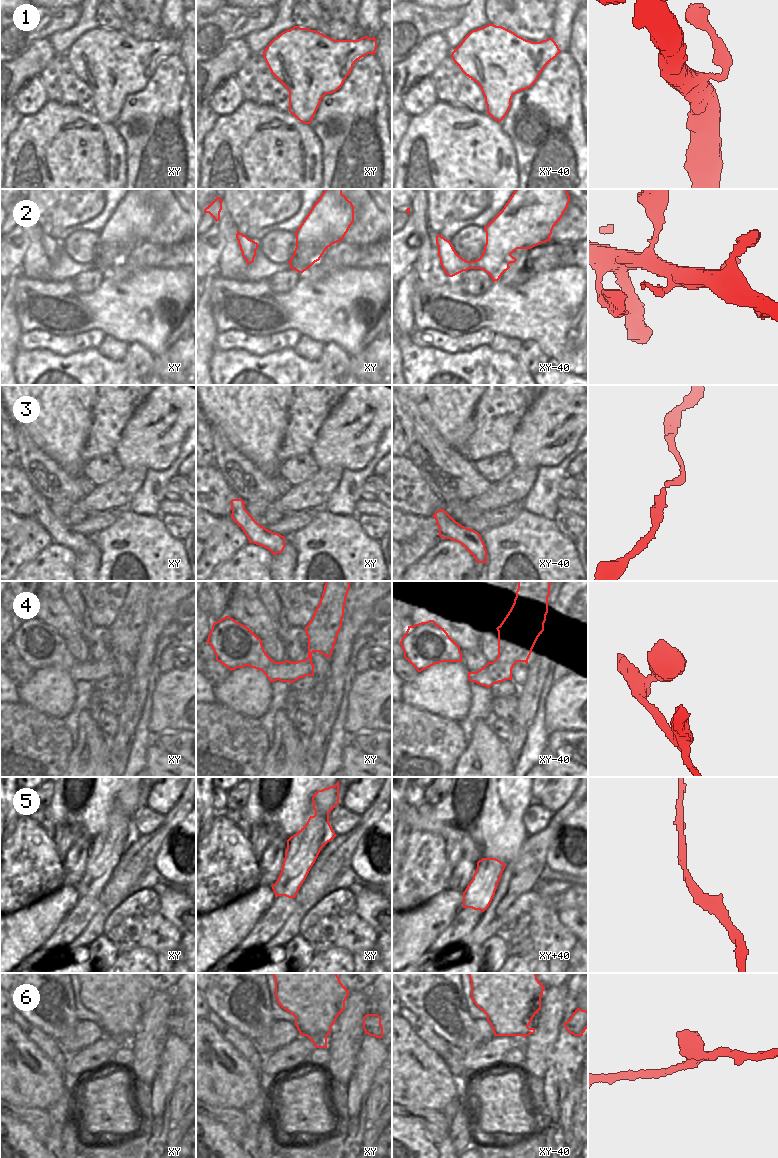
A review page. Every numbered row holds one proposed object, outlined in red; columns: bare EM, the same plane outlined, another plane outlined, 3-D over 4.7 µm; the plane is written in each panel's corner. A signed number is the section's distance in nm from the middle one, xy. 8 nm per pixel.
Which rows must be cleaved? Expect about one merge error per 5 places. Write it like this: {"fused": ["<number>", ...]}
{"fused": ["1"]}

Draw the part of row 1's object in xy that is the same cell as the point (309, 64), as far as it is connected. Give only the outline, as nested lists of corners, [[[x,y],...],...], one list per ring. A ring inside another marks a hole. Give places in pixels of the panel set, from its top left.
[[[294,26],[274,38],[262,52],[273,76],[289,91],[289,112],[310,124],[326,94],[339,90],[353,65],[369,53],[355,40],[334,40],[316,30]]]

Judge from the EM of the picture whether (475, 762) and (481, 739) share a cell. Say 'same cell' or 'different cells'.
same cell

